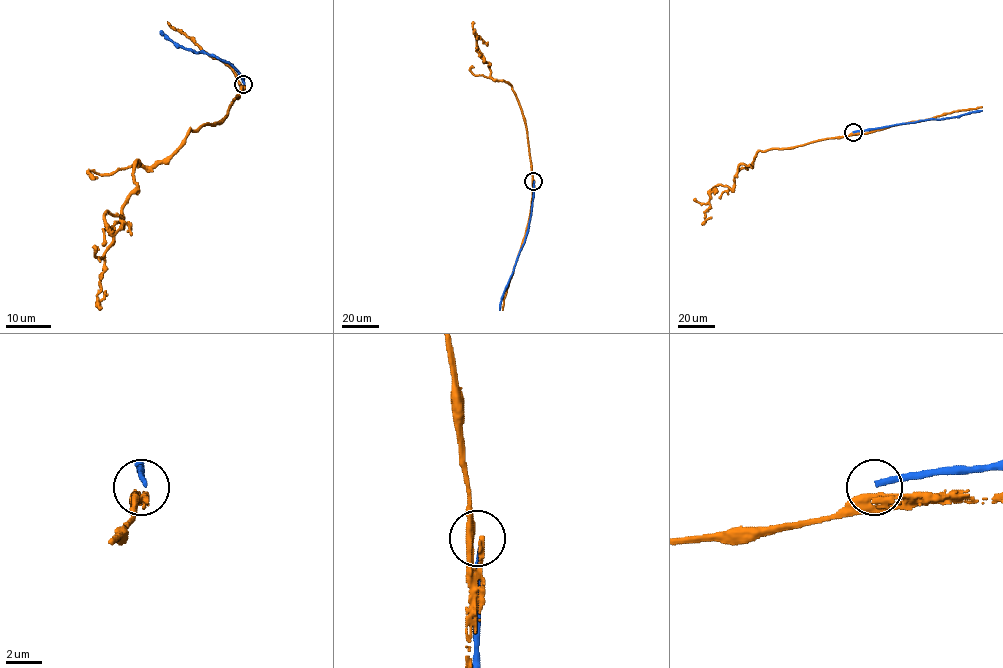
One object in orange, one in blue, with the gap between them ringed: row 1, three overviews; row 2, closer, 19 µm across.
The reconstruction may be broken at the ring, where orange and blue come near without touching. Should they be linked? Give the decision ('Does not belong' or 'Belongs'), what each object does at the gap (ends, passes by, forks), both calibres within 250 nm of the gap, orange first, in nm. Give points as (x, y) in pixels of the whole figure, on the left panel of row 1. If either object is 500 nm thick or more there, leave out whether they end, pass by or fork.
Does not belong. At the ring orange passes by. At the ring blue ends. Thickness 360 nm (orange) against 280 nm

